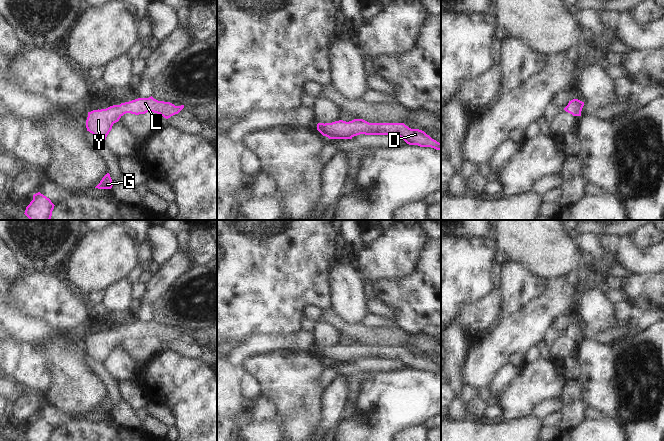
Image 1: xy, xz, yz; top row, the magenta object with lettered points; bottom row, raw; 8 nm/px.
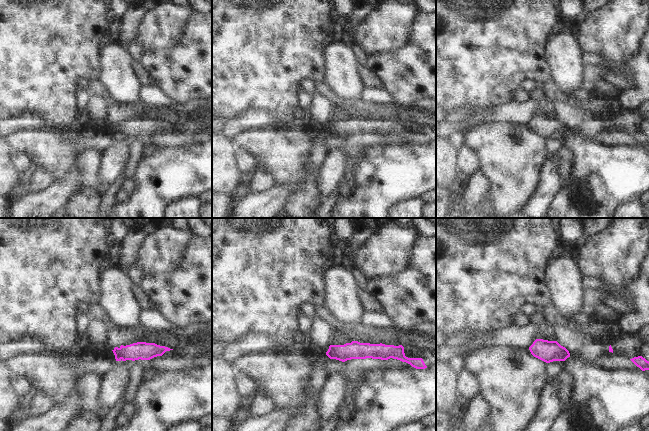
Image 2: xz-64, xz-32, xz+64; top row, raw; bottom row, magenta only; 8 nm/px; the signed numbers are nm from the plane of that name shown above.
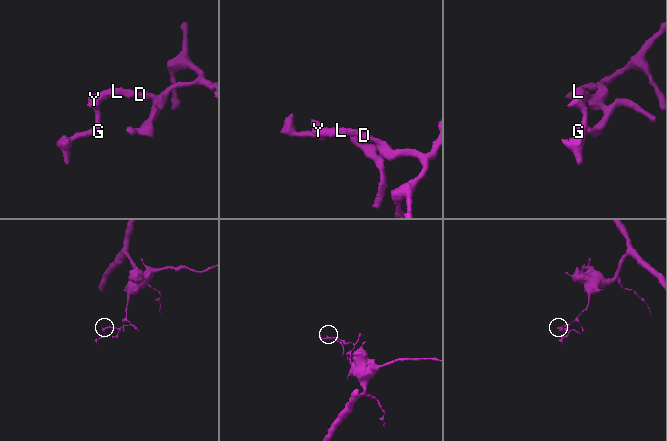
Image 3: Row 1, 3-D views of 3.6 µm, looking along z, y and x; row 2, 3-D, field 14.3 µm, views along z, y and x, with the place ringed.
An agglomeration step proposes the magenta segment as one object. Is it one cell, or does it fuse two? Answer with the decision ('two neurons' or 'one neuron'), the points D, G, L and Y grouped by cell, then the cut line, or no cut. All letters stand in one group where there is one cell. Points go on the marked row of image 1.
one neuron | D G L Y | no cut

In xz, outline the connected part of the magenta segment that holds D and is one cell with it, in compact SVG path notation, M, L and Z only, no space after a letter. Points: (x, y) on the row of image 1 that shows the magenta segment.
M354 119L349 122L339 120L332 123L318 123L317 130L329 139L352 139L360 134L388 135L398 136L409 145L441 150L441 143L432 139L424 131L411 129L404 123L369 123L363 119Z

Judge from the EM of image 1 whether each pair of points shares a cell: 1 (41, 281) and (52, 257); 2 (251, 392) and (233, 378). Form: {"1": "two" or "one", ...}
{"1": "two", "2": "two"}

